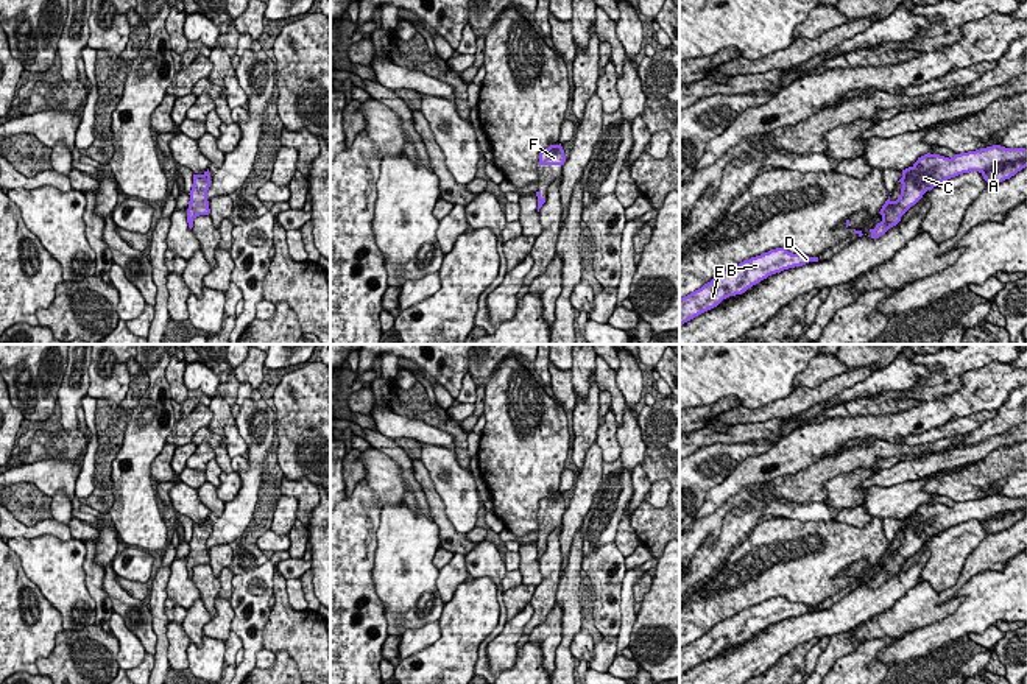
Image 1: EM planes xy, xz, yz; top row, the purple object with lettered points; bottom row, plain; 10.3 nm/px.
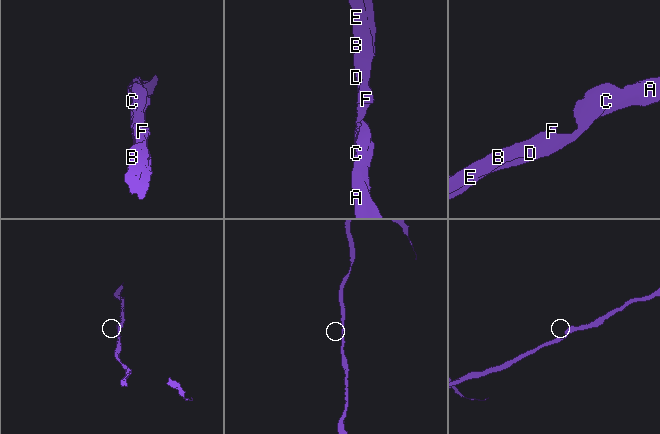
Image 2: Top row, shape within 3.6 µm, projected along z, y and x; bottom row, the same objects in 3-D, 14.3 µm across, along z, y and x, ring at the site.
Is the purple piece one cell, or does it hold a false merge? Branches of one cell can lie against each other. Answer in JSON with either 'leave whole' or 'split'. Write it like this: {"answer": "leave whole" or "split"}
{"answer": "leave whole"}

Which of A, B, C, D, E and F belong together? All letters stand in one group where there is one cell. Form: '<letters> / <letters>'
A B C D E F

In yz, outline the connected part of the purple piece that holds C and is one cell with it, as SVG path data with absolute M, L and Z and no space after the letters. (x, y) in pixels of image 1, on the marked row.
M993 145L976 151L960 153L954 157L944 157L940 154L924 154L918 160L902 170L902 178L898 181L902 184L901 195L896 201L890 196L881 209L882 221L870 229L871 238L879 238L890 227L901 221L901 217L915 206L927 190L946 182L963 173L979 171L990 184L999 184L1010 179L1018 171L1027 167L1025 148L1005 148Z

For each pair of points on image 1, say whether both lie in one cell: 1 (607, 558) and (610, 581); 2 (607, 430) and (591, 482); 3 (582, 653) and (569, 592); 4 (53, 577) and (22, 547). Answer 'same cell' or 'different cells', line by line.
1: same cell
2: different cells
3: different cells
4: same cell

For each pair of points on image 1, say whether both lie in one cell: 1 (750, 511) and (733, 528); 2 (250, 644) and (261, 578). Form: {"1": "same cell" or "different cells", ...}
{"1": "same cell", "2": "same cell"}

